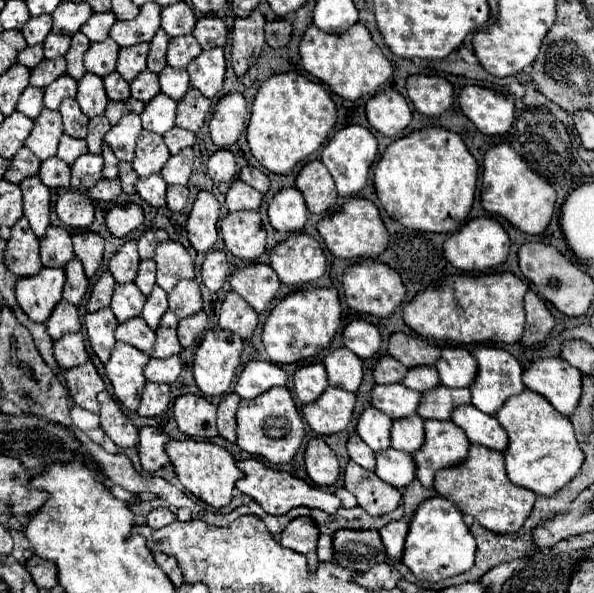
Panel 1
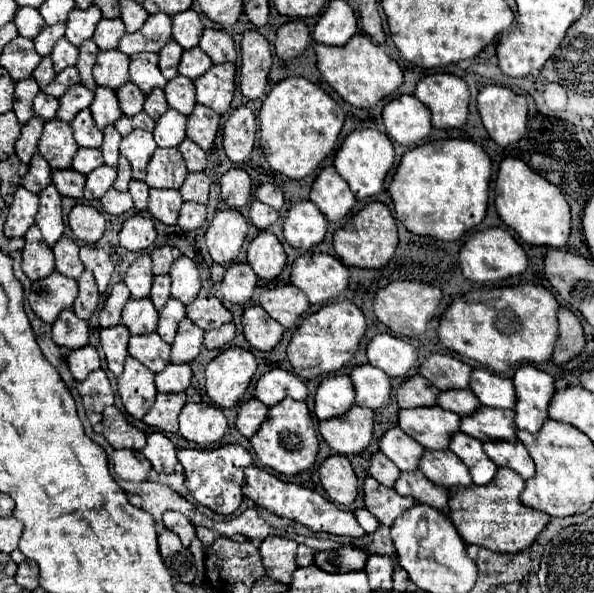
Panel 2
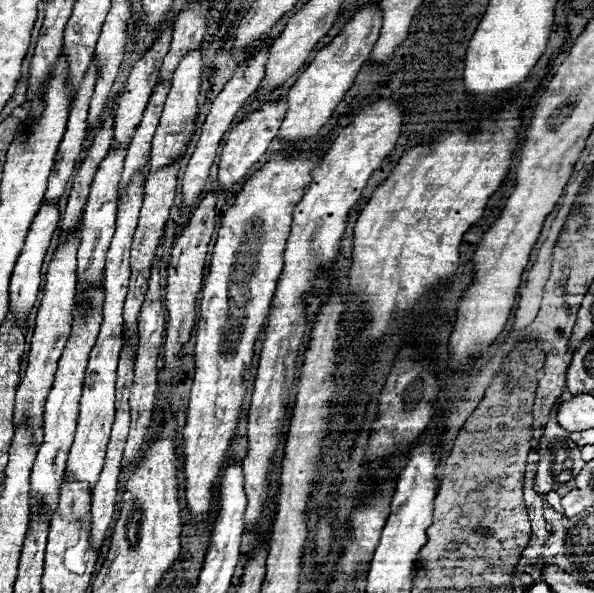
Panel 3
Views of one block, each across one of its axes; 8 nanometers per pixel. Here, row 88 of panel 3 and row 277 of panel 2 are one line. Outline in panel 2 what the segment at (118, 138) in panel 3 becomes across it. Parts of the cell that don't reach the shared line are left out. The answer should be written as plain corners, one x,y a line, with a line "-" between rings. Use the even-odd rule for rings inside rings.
140,254
128,268
124,276
124,284
128,286
132,298
148,298
152,286
152,262
148,254

